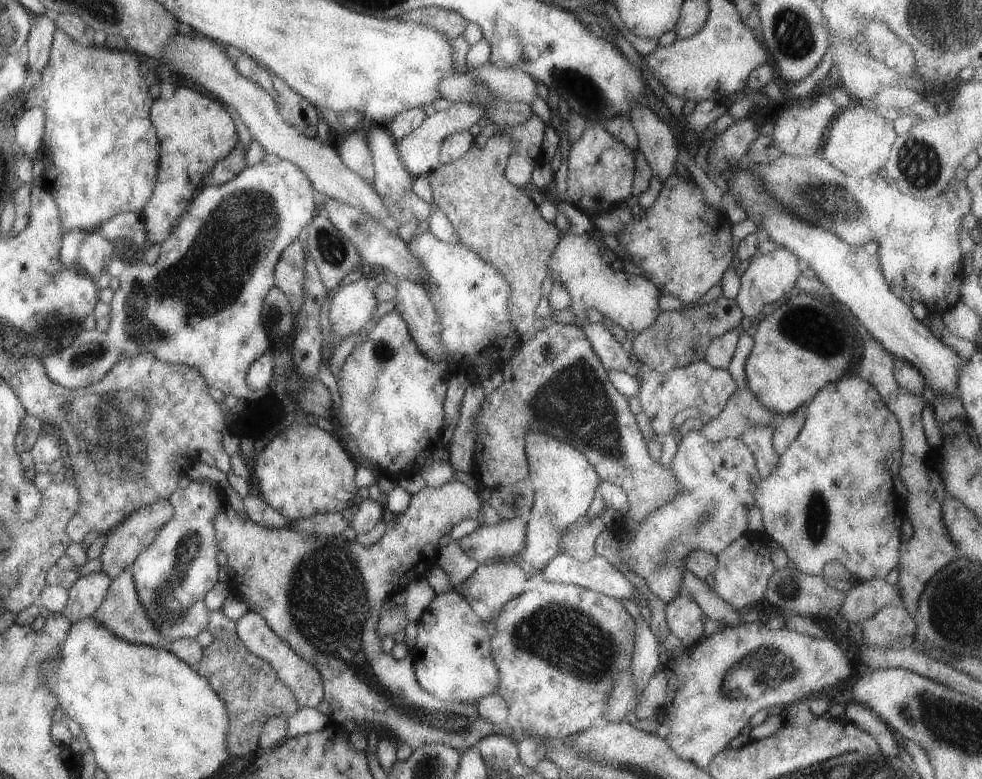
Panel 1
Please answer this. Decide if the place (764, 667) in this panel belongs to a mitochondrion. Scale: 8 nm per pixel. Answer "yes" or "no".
yes

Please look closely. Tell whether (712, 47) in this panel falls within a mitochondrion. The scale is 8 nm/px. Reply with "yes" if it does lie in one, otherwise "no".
no

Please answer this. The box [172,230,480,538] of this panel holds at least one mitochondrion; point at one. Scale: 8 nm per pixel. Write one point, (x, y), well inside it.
(383, 351)

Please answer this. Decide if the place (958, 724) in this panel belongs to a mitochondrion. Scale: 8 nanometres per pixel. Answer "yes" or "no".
yes

